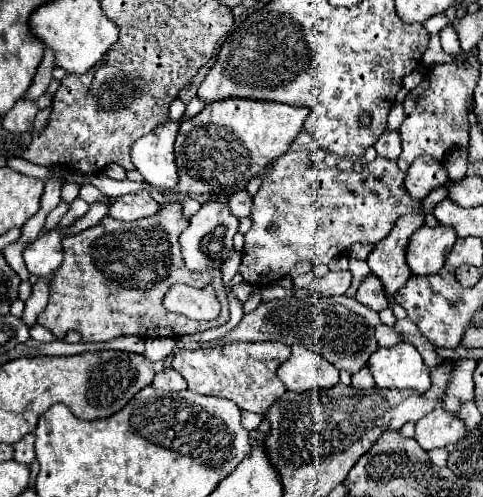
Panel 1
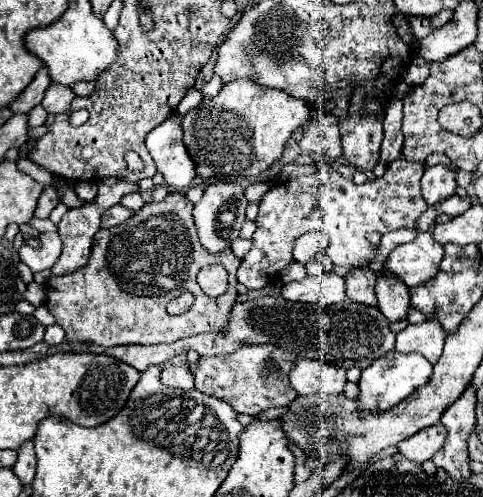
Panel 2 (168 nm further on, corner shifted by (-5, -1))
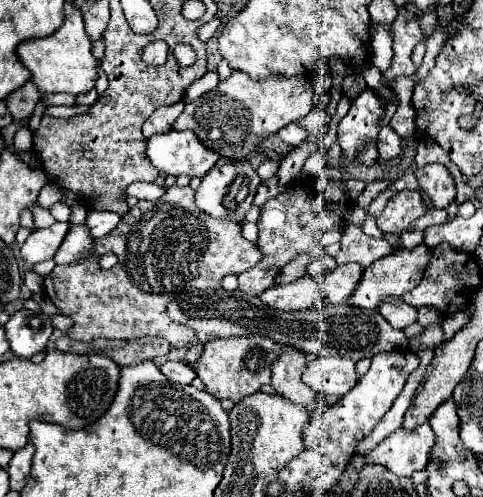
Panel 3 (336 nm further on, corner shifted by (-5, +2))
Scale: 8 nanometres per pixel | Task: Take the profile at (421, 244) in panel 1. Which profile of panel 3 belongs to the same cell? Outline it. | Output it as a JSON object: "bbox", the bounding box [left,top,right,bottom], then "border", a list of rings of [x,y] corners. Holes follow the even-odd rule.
{"bbox":[345,244,429,310],"border":[[[421,244],[419,248],[413,248],[411,252],[391,252],[391,254],[383,256],[381,260],[377,260],[371,266],[365,268],[365,272],[363,272],[355,292],[347,298],[345,304],[357,306],[357,308],[377,310],[379,304],[385,298],[389,298],[389,296],[403,296],[405,292],[415,288],[415,284],[419,284],[419,280],[423,276],[427,260],[429,260],[429,248],[425,244]]]}

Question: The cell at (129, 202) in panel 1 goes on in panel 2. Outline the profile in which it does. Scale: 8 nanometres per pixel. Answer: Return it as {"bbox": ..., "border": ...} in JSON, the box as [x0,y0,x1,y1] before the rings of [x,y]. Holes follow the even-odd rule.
{"bbox":[101,205,133,227],"border":[[[115,205],[103,213],[101,227],[115,227],[115,225],[119,225],[131,217],[133,217],[133,209],[127,209],[123,205]]]}

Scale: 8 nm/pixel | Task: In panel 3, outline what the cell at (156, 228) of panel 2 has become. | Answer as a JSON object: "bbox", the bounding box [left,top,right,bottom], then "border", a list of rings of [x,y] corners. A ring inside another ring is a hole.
{"bbox":[45,186,263,348],"border":[[[171,186],[159,200],[139,200],[137,206],[121,218],[115,230],[93,240],[93,254],[95,256],[75,264],[55,266],[53,272],[45,276],[45,294],[61,310],[61,314],[75,320],[69,338],[89,342],[97,338],[131,340],[141,336],[161,336],[177,348],[183,348],[195,340],[195,332],[191,332],[191,328],[175,324],[167,316],[167,304],[177,296],[177,292],[189,288],[219,288],[223,276],[241,274],[263,258],[257,244],[241,236],[241,222],[227,218],[215,220],[197,208],[191,186]],[[105,254],[115,254],[119,258],[119,262],[109,270],[103,270],[99,264],[99,258]]]}

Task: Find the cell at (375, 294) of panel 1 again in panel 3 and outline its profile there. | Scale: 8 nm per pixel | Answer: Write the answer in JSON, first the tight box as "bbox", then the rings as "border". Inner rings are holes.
{"bbox":[315,264,363,304],"border":[[[345,264],[345,266],[337,266],[335,270],[323,274],[323,276],[315,276],[315,280],[319,282],[321,290],[323,290],[323,300],[329,304],[343,304],[347,300],[347,296],[351,296],[351,292],[355,290],[357,280],[361,280],[363,274],[363,266],[359,264]]]}

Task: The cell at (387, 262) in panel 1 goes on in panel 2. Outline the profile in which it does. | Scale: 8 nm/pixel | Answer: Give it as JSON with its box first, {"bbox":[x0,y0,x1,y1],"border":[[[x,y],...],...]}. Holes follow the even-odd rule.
{"bbox":[375,273,409,321],"border":[[[377,273],[375,293],[379,299],[379,309],[389,321],[399,321],[407,317],[409,311],[409,289],[395,279],[393,273]]]}

